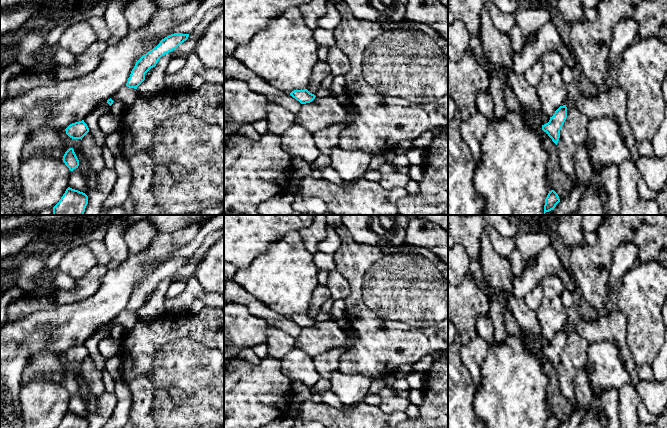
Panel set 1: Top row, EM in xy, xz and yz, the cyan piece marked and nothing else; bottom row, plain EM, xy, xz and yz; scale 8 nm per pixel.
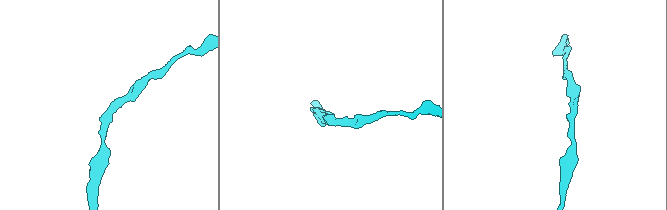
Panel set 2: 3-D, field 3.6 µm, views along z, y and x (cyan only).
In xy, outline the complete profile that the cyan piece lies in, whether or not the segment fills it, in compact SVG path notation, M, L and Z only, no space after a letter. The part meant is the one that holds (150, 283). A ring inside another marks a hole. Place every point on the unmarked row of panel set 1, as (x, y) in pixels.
M174 257L162 263L155 272L147 276L136 286L126 310L137 313L145 304L145 298L156 290L159 283L165 278L175 274L180 268L186 265L188 261L189 258Z

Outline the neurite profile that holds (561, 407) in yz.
M543 355L541 360L544 373L549 381L547 386L547 401L551 406L552 414L558 418L561 425L571 416L574 403L562 394L557 369L546 356Z

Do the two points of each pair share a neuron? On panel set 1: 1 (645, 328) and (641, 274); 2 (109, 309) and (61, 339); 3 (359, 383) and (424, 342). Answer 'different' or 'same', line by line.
1: same
2: same
3: different

